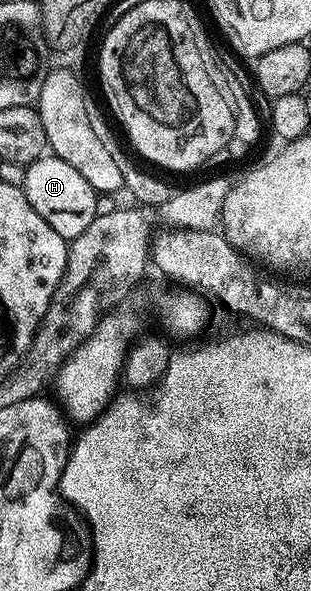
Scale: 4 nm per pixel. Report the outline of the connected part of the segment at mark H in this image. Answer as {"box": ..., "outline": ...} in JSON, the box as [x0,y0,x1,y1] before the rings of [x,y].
{"box":[20,155,99,239],"outline":[[[43,155],[31,165],[25,166],[24,173],[26,178],[20,181],[20,188],[26,192],[28,203],[36,211],[36,215],[40,215],[40,219],[44,219],[44,223],[48,223],[48,227],[52,227],[56,235],[73,239],[80,235],[99,214],[99,194],[95,193],[88,179],[84,179],[84,175],[76,171],[76,167],[64,163],[64,159]]]}

